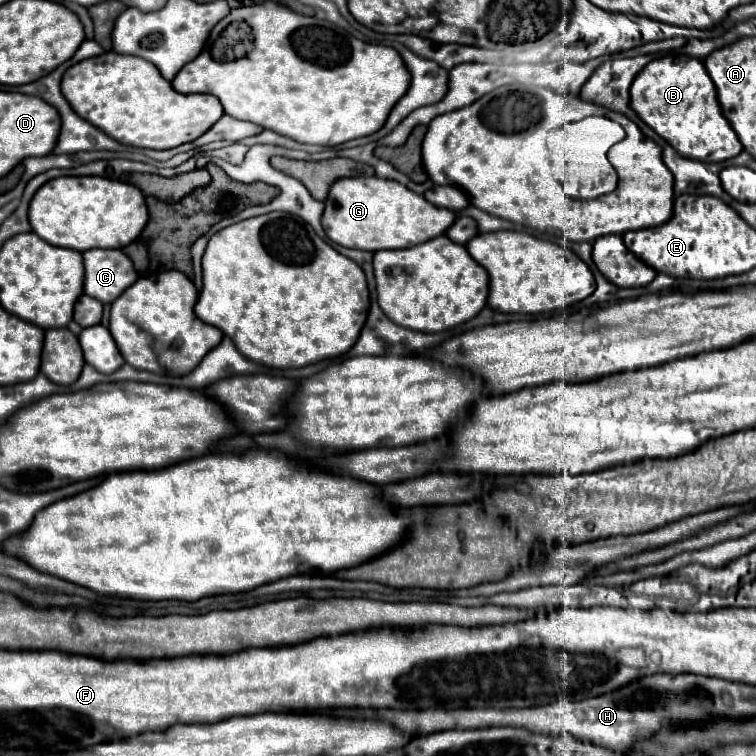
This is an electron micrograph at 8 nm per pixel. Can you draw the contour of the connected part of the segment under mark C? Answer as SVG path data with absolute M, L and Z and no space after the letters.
M86 250L82 256L84 292L104 304L114 302L138 278L122 250Z

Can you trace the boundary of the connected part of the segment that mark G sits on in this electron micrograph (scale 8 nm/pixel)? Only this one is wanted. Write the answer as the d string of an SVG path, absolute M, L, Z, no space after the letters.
M356 176L336 180L328 192L322 226L328 238L346 248L358 250L394 250L410 248L442 236L452 224L456 214L426 202L424 196L408 190L404 184L378 176Z

